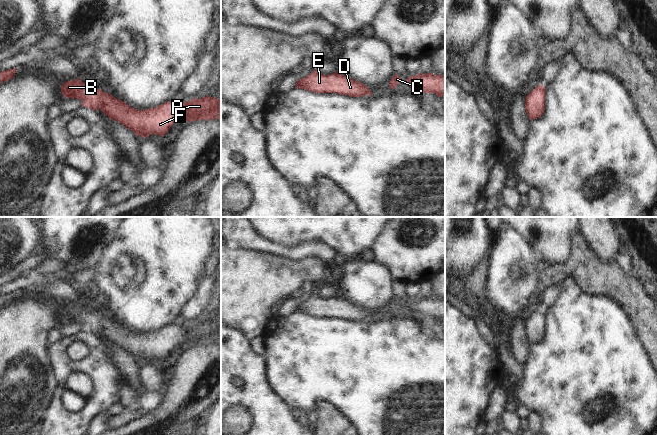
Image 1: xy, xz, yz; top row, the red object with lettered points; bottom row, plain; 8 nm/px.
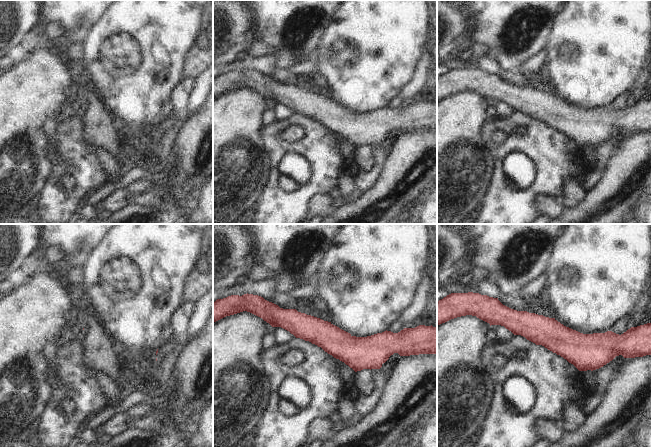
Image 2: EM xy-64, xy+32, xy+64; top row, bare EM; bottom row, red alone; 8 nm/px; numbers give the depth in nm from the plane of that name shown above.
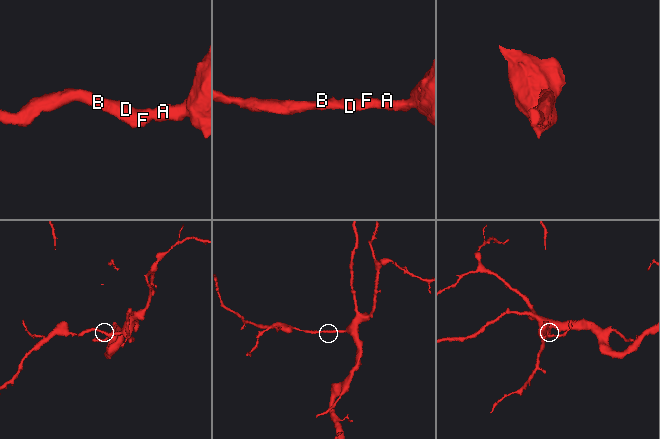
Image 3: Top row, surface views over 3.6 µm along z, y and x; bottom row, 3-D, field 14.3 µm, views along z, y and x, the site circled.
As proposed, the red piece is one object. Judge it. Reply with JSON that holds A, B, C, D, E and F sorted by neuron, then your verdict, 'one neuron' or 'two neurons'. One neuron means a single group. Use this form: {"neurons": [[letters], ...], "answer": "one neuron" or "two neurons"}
{"neurons": [["A", "B", "C", "D", "E", "F"]], "answer": "one neuron"}

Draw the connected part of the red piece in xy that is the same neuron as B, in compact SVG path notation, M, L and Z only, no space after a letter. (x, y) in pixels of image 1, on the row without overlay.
M79 302L64 306L61 317L66 322L81 323L84 331L94 335L100 333L111 344L144 362L152 358L163 361L179 344L221 343L221 322L210 320L194 322L185 327L171 324L154 332L137 334L99 312L87 311Z

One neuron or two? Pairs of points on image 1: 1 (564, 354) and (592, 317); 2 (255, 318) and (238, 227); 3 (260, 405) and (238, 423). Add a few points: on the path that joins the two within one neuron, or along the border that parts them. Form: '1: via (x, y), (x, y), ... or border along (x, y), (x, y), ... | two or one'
1: via (573, 345), (592, 326) | one
2: border along (231, 245), (249, 250), (260, 250), (265, 253) | two
3: border along (231, 405), (241, 405), (249, 413), (252, 424) | two

